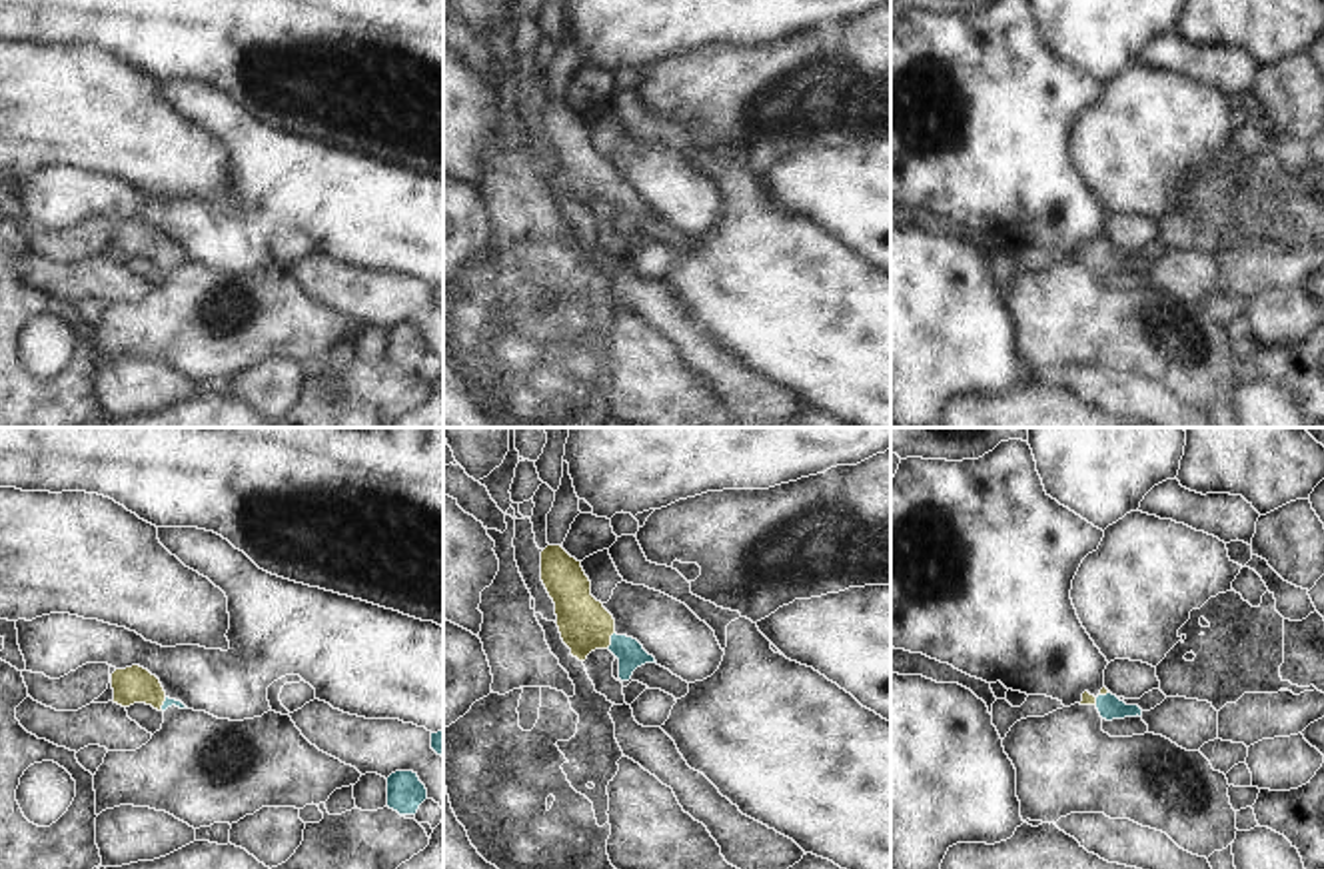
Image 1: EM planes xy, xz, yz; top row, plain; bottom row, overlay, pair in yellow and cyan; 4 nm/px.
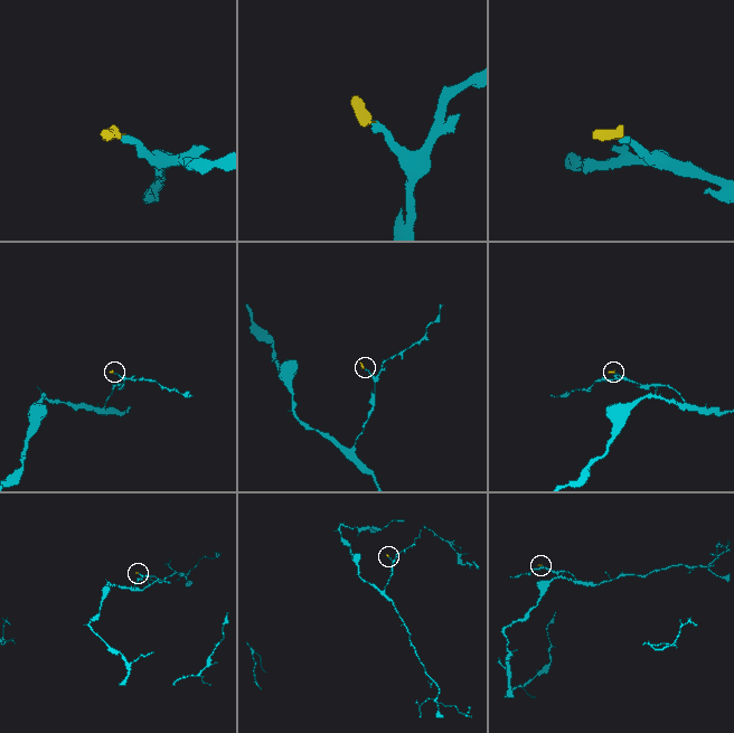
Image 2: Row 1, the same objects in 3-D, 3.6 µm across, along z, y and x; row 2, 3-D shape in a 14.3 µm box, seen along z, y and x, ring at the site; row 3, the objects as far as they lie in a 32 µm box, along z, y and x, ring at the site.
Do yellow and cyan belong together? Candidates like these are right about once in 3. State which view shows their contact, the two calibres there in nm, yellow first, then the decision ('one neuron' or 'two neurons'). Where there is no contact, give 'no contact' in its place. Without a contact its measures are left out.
xz | 200/110 nm | one neuron

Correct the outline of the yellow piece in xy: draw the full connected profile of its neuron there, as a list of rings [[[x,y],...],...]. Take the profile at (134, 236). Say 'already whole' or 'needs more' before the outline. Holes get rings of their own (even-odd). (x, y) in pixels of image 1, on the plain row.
needs more; [[[140,218],[116,222],[112,226],[114,256],[130,260],[134,256],[152,258],[158,264],[166,264],[176,258],[188,262],[182,254],[170,252],[156,228]]]

